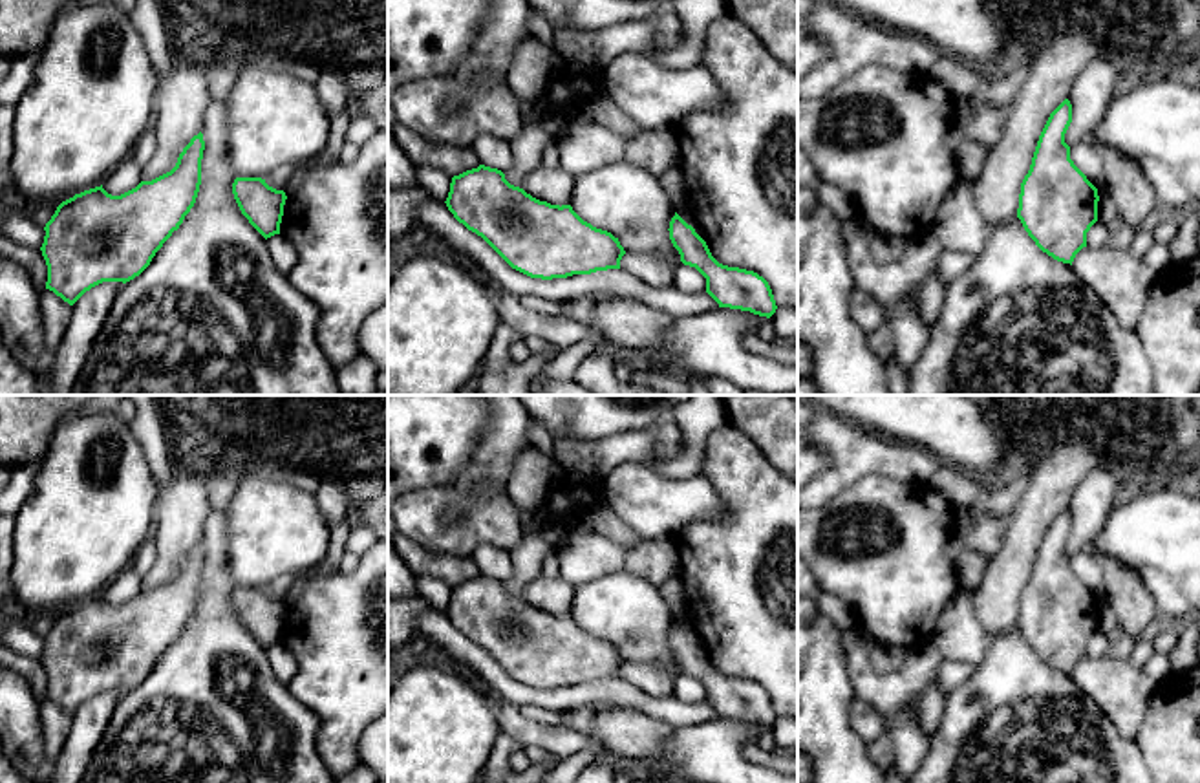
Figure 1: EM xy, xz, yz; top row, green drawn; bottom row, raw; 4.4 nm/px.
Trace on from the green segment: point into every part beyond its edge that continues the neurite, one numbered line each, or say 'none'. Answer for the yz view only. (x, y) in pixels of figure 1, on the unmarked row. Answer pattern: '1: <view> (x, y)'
none

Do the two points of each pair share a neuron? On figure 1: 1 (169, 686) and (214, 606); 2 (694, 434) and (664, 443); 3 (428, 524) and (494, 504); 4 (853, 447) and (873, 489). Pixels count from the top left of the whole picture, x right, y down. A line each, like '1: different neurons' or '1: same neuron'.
1: same neuron
2: different neurons
3: same neuron
4: different neurons

